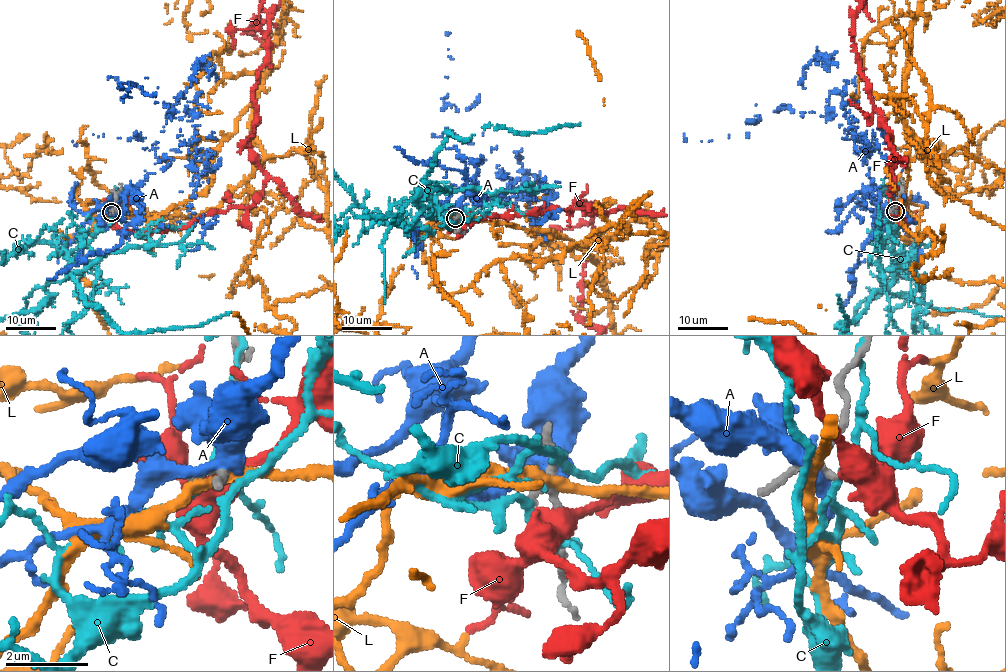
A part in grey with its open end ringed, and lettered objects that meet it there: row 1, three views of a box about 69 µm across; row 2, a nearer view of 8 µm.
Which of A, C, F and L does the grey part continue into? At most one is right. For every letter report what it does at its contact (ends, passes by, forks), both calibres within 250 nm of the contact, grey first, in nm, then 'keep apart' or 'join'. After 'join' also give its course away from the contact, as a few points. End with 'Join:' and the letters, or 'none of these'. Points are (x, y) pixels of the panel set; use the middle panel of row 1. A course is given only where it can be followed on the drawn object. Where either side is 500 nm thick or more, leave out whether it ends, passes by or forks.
A: it passes by; 180 nm thick on the grey side, 400 nm on the other; keep apart
C: it passes by; 130 nm thick on the grey side, 180 nm on the other; keep apart
F: it passes by; 130 nm thick on the grey side, 480 nm on the other; join
L: it passes by; 180 nm thick on the grey side, 240 nm on the other; keep apart
Join: F

